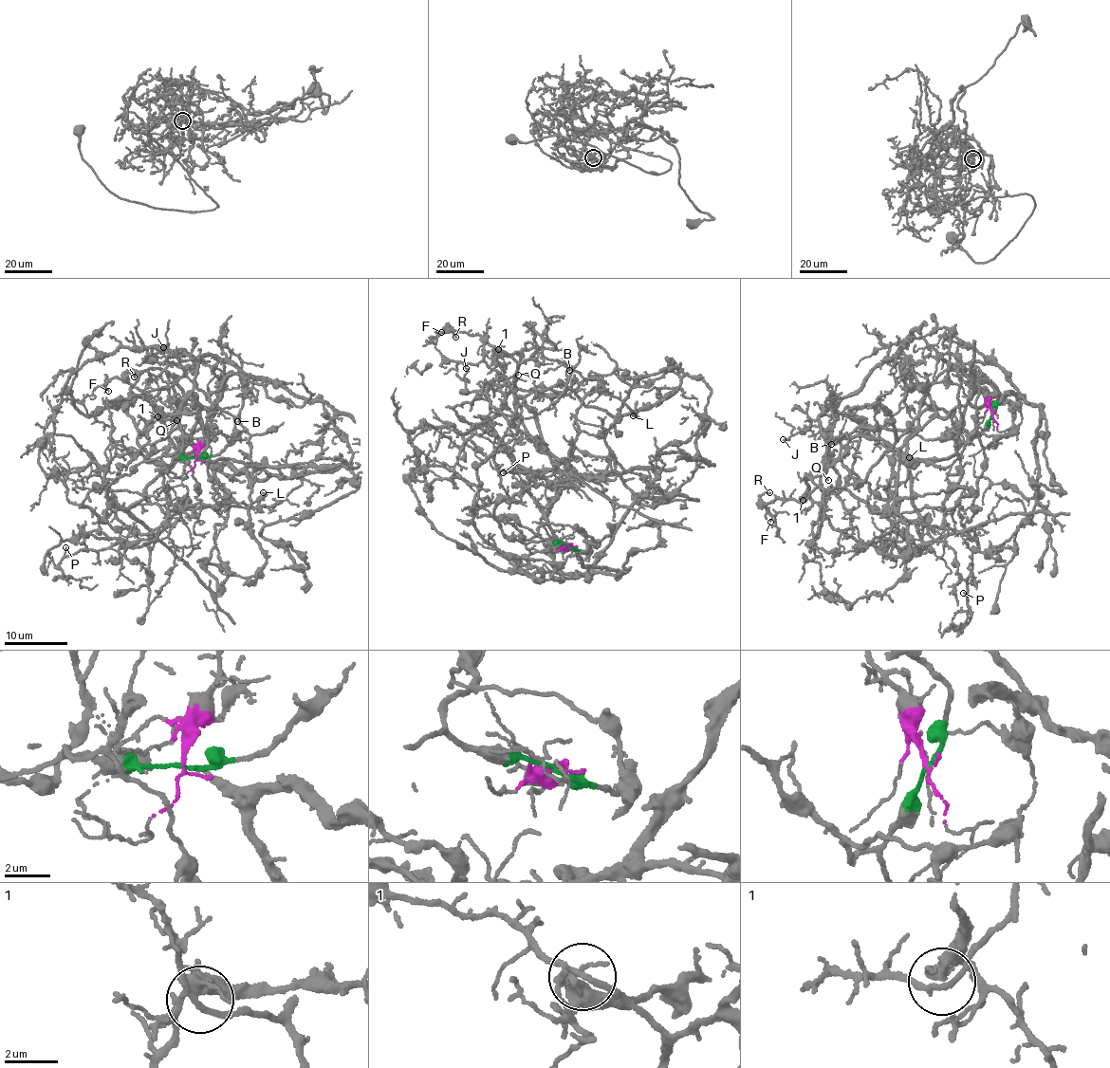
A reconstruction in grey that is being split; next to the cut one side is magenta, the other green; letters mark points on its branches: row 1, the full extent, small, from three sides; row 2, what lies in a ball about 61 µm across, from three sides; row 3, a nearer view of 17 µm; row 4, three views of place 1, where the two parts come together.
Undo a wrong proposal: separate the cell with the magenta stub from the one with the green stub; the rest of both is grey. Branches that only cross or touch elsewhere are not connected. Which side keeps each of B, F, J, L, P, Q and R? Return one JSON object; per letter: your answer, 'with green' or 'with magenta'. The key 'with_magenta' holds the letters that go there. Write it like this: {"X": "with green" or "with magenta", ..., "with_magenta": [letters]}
{"B": "with magenta", "F": "with magenta", "J": "with magenta", "L": "with green", "P": "with green", "Q": "with magenta", "R": "with magenta", "with_magenta": ["B", "F", "J", "Q", "R"]}

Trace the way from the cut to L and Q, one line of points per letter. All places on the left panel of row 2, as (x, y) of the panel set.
L: (196, 458), (163, 455), (216, 427), (194, 392), (188, 445), (129, 508), (154, 528), (262, 492)
Q: (196, 458), (205, 424), (225, 387), (213, 368), (224, 360), (185, 354), (197, 365), (197, 373), (176, 420)

